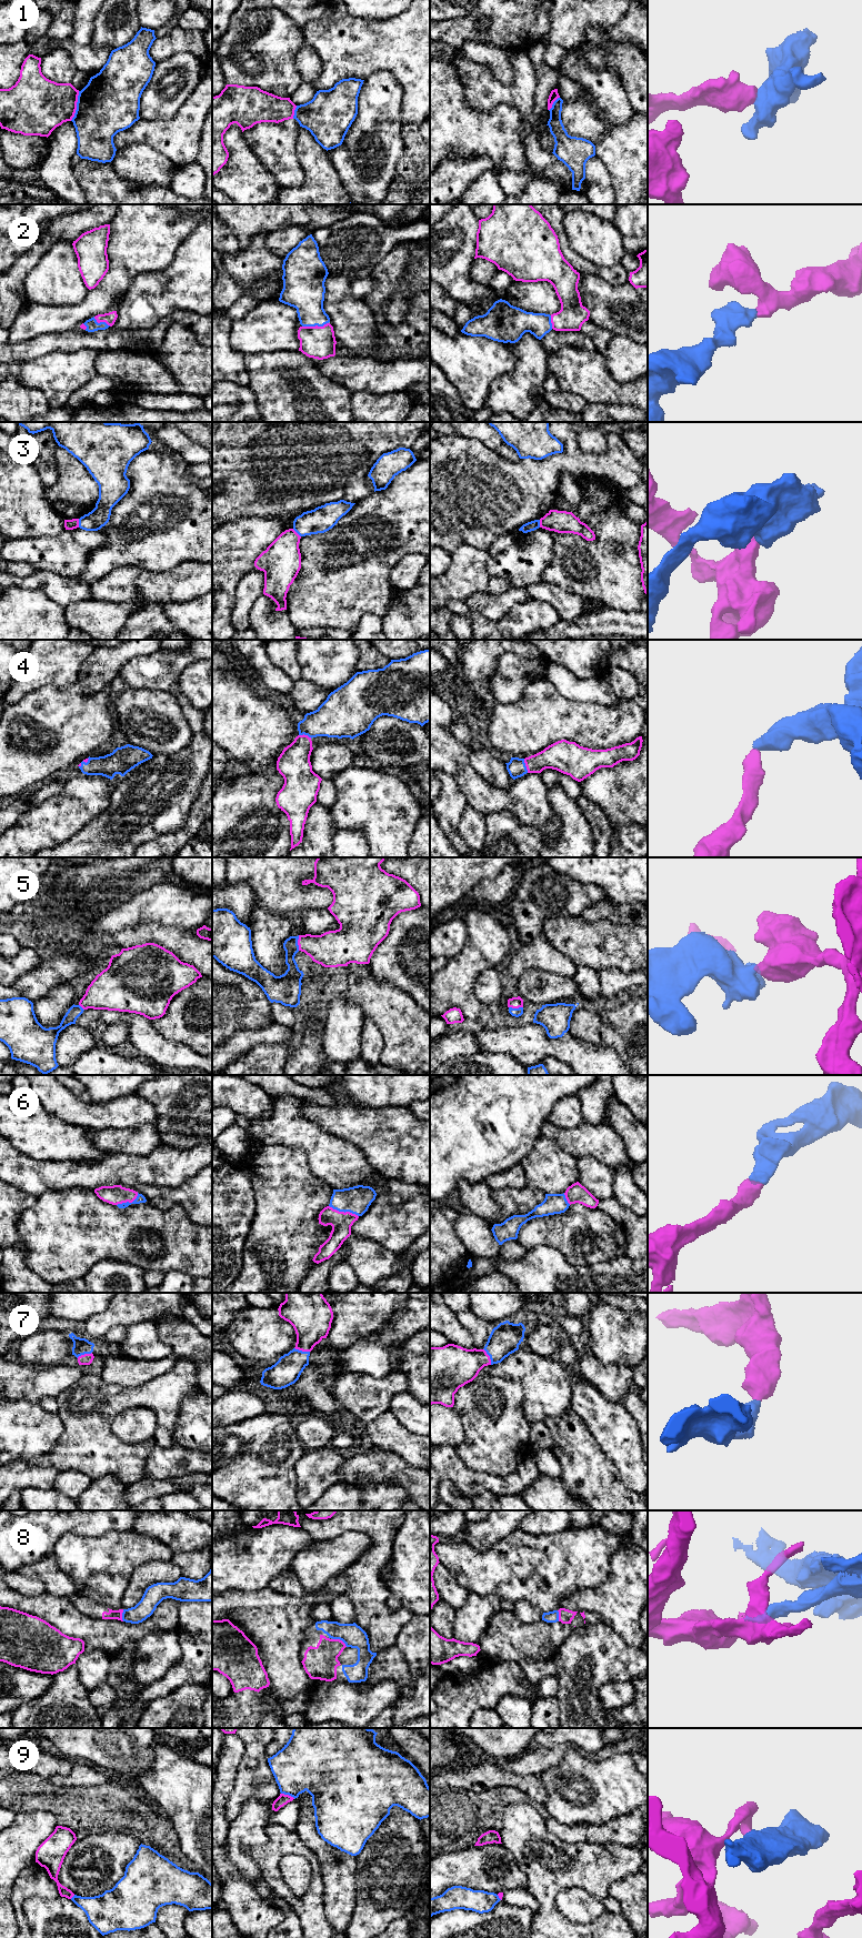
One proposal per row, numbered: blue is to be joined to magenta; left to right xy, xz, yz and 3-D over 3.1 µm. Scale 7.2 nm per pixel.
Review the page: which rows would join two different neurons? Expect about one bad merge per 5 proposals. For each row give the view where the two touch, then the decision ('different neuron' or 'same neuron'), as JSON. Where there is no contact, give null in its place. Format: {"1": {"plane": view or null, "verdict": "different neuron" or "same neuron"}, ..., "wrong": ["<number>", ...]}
{"1": {"plane": "xy", "verdict": "different neuron"}, "2": {"plane": "xz", "verdict": "same neuron"}, "3": {"plane": "xy", "verdict": "different neuron"}, "4": {"plane": "yz", "verdict": "same neuron"}, "5": {"plane": "xz", "verdict": "same neuron"}, "6": {"plane": "xz", "verdict": "same neuron"}, "7": {"plane": "yz", "verdict": "same neuron"}, "8": {"plane": "xz", "verdict": "same neuron"}, "9": {"plane": "xz", "verdict": "different neuron"}, "wrong": ["1", "3", "9"]}

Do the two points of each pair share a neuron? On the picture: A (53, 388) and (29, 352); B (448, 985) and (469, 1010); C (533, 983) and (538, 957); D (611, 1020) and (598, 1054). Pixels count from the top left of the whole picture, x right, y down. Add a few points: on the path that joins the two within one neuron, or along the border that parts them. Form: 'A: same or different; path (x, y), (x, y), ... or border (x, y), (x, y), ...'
A: different; border (59, 350), (22, 363)
B: same; path (453, 991), (467, 1004)
C: different; border (561, 975), (541, 970), (528, 970), (518, 980)
D: different; border (575, 1038), (585, 1043), (609, 1046), (622, 1061)

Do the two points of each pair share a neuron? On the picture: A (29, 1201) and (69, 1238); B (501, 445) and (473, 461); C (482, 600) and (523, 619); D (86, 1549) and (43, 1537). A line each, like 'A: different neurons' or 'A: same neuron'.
A: different neurons
B: different neurons
C: different neurons
D: different neurons

